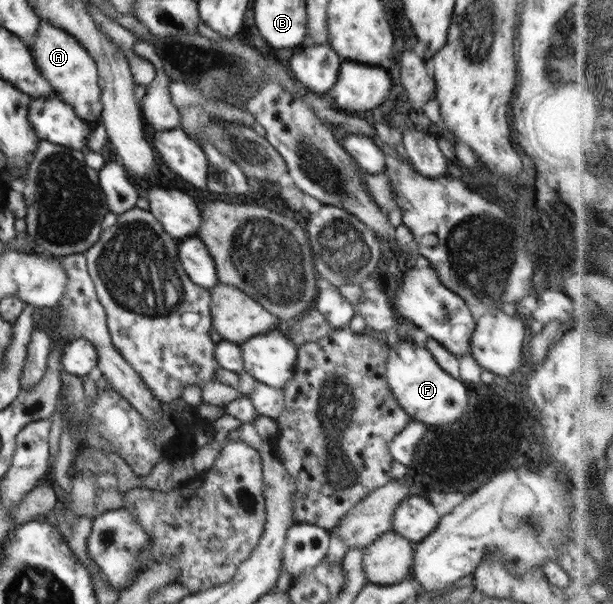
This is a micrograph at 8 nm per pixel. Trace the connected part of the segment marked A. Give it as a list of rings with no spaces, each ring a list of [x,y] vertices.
[[[39,18],[37,34],[29,45],[36,66],[59,98],[68,103],[81,119],[93,126],[99,124],[103,108],[96,61],[89,55],[87,48],[68,31],[48,22],[47,18]]]

